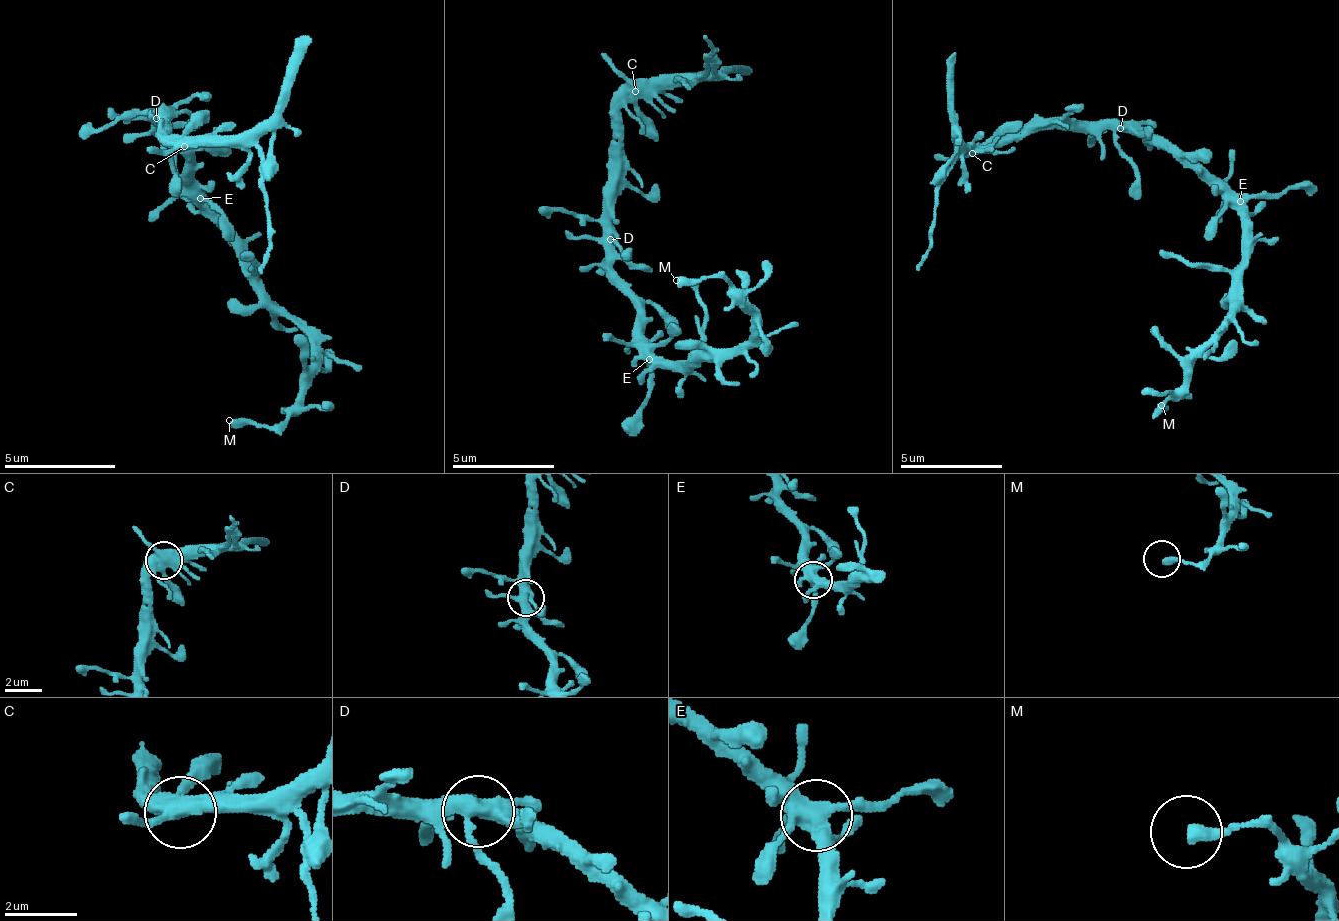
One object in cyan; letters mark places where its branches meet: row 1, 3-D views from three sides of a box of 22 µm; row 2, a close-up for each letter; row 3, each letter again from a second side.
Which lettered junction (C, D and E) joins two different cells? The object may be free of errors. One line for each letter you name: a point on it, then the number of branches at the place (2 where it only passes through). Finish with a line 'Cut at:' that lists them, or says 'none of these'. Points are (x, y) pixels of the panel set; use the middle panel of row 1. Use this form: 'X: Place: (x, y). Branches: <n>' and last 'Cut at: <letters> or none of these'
Cut at: none of these

